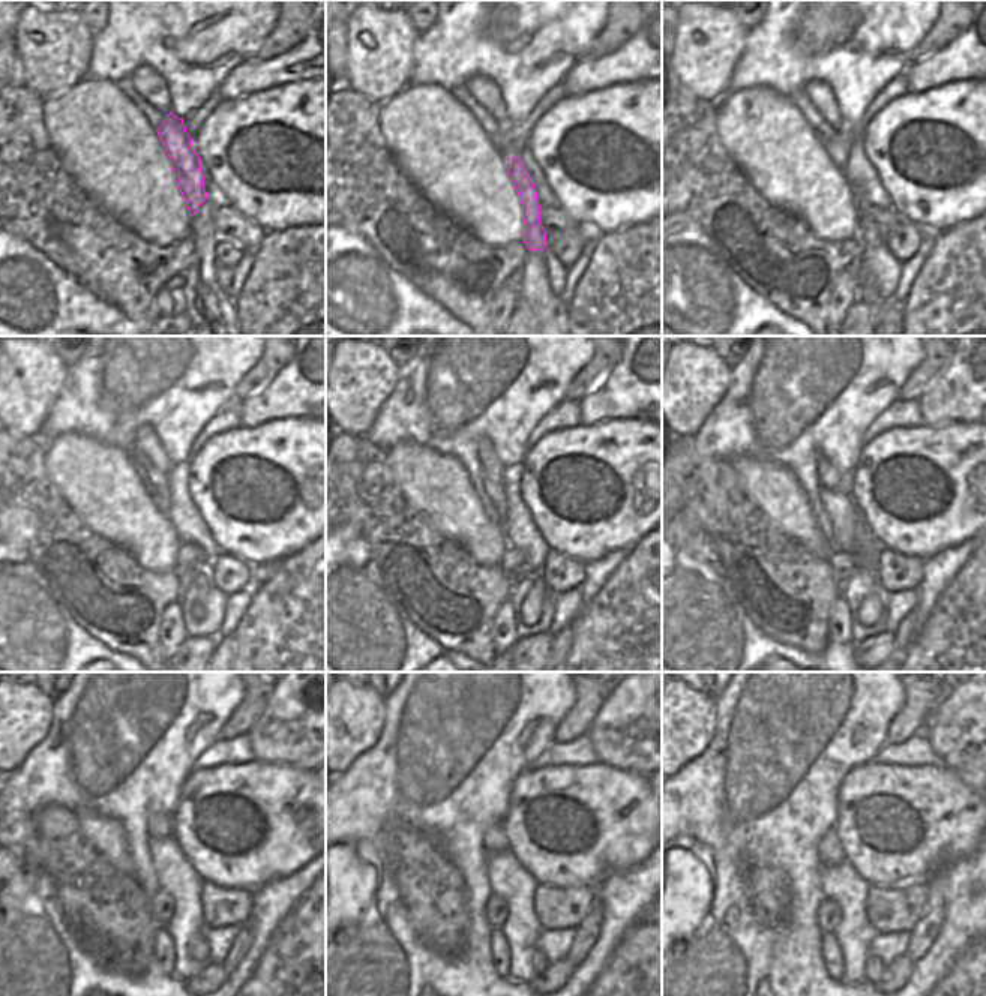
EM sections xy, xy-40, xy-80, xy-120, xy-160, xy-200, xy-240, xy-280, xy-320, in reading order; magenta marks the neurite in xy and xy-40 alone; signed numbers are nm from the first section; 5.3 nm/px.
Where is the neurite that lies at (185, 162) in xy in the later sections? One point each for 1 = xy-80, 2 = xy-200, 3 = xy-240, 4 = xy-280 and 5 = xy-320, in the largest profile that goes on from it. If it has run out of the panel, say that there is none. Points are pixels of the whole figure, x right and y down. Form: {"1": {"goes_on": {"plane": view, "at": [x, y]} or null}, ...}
{"1": {"goes_on": {"plane": "xy-80", "at": [869, 234]}}, "2": {"goes_on": {"plane": "xy-200", "at": [869, 608]}}, "3": {"goes_on": {"plane": "xy-240", "at": [198, 950]}}, "4": {"goes_on": {"plane": "xy-280", "at": [539, 962]}}, "5": {"goes_on": {"plane": "xy-320", "at": [874, 966]}}}

